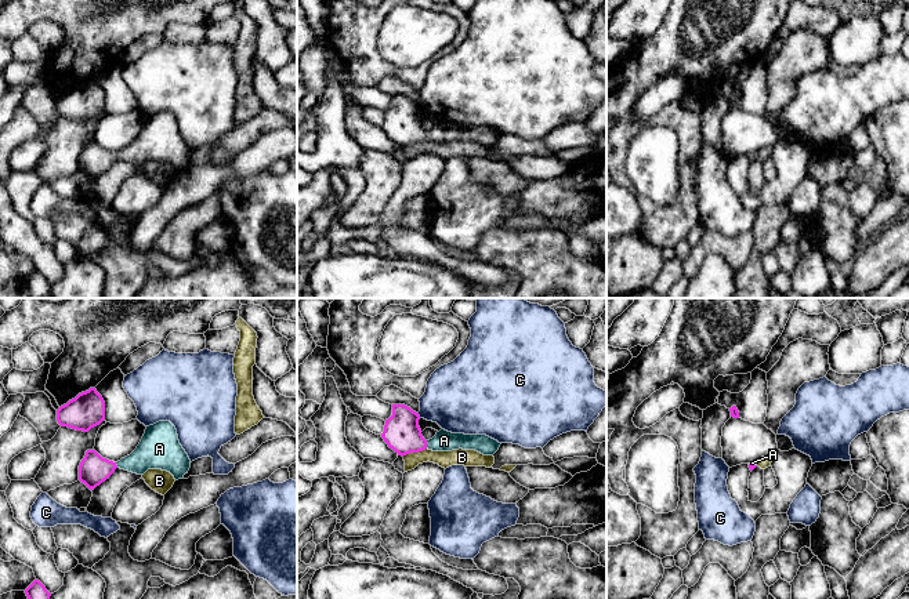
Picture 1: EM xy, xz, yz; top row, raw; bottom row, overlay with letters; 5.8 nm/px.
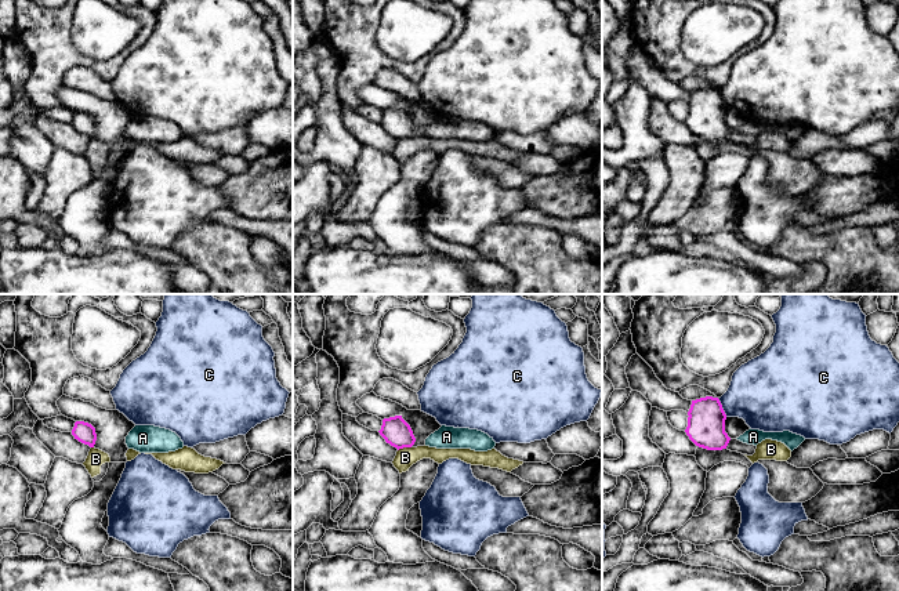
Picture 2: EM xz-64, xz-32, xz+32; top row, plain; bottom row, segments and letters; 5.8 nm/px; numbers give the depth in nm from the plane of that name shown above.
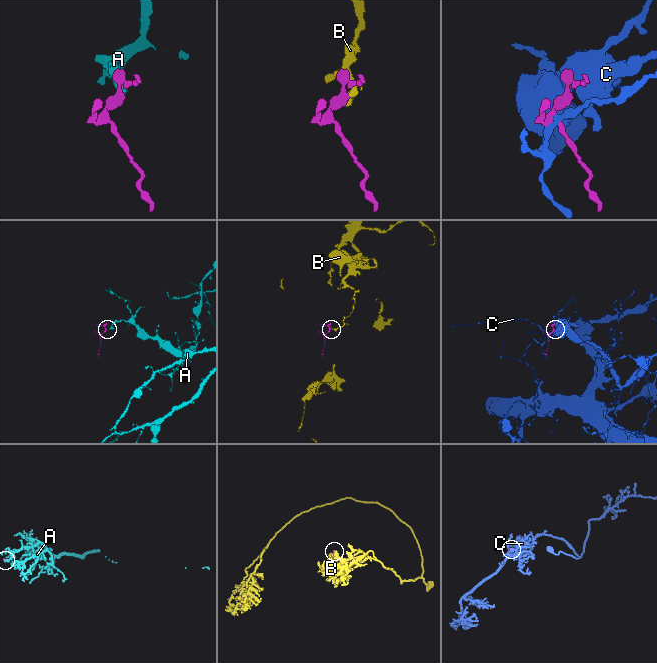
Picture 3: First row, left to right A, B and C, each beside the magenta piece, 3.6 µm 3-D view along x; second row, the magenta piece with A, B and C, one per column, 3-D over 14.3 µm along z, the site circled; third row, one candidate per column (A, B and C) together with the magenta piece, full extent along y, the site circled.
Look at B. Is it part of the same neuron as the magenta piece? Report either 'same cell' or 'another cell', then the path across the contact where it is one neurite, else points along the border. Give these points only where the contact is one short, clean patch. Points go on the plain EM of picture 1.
another cell; border xz (426, 138), (402, 146)

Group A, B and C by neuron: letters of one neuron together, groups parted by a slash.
A / B / C

